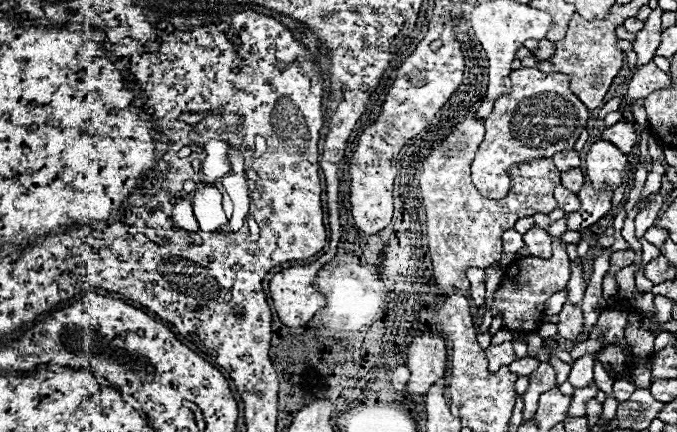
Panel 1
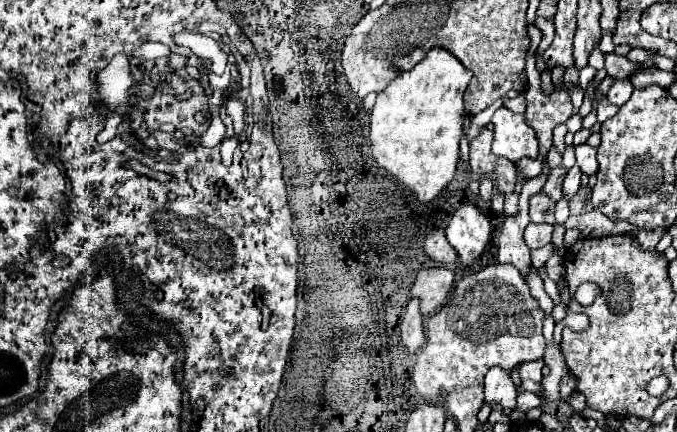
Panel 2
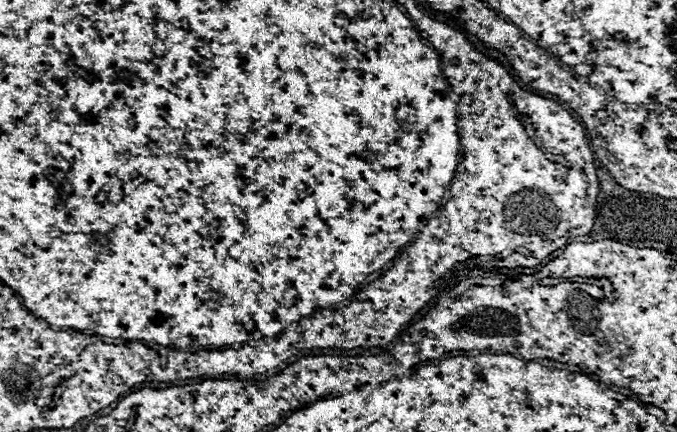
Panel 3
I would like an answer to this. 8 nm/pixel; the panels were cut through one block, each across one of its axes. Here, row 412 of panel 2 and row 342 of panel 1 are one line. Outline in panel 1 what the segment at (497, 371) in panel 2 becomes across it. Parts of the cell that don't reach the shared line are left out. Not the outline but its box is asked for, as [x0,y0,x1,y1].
[486,342,514,370]

